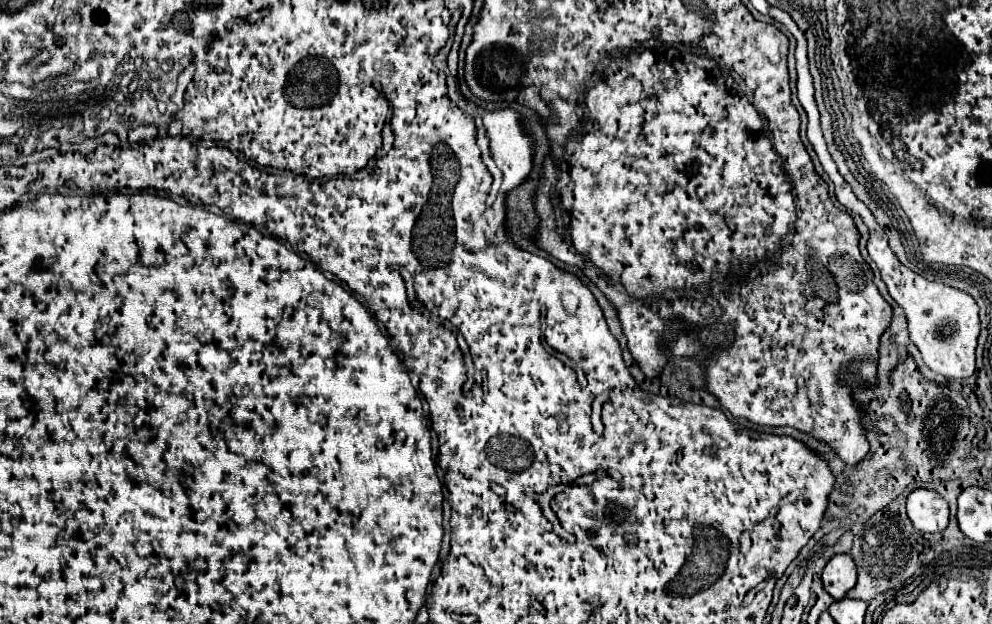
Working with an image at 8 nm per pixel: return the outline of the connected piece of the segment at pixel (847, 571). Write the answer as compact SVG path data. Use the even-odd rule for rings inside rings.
M849 554L833 556L823 568L823 588L833 600L841 600L855 586L857 570Z

